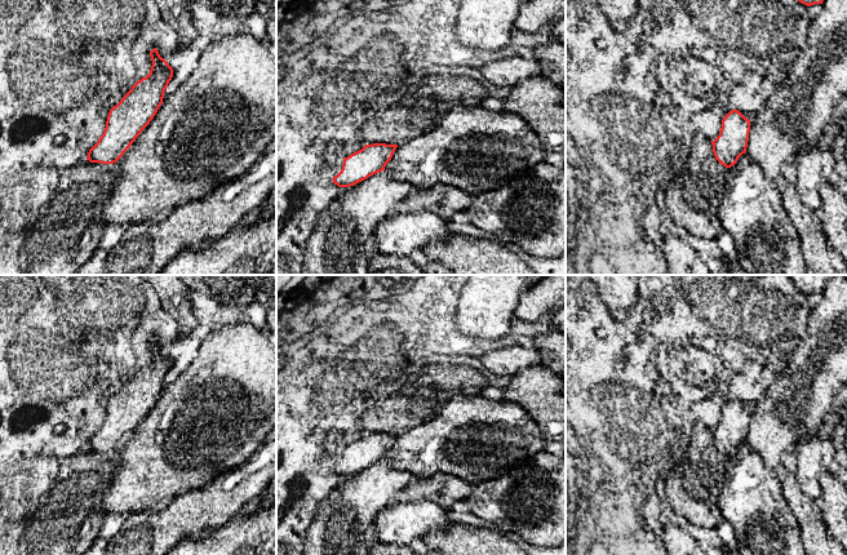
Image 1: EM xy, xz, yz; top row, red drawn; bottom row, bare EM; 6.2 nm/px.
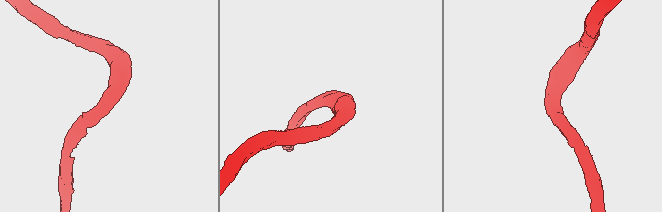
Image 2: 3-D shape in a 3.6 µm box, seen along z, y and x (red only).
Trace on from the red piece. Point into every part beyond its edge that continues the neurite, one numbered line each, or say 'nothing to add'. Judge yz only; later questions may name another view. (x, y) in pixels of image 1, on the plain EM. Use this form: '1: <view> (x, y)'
nothing to add

